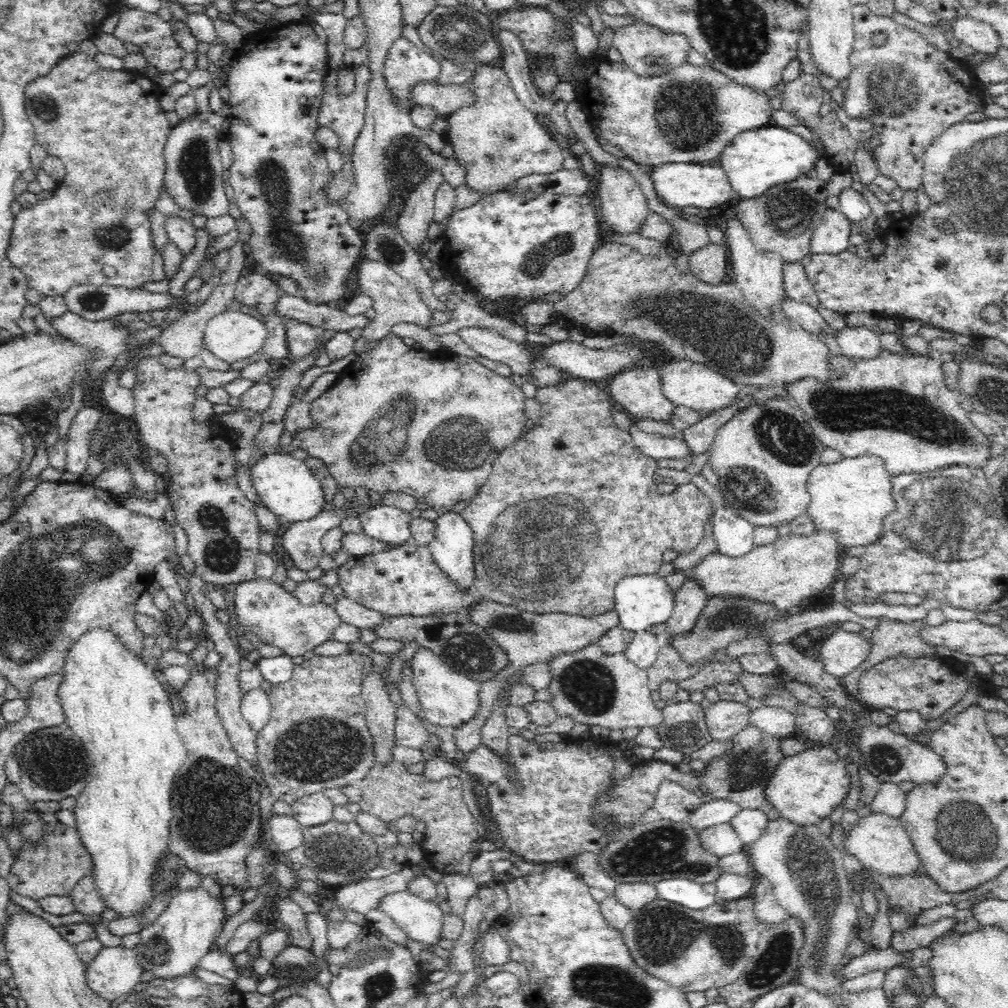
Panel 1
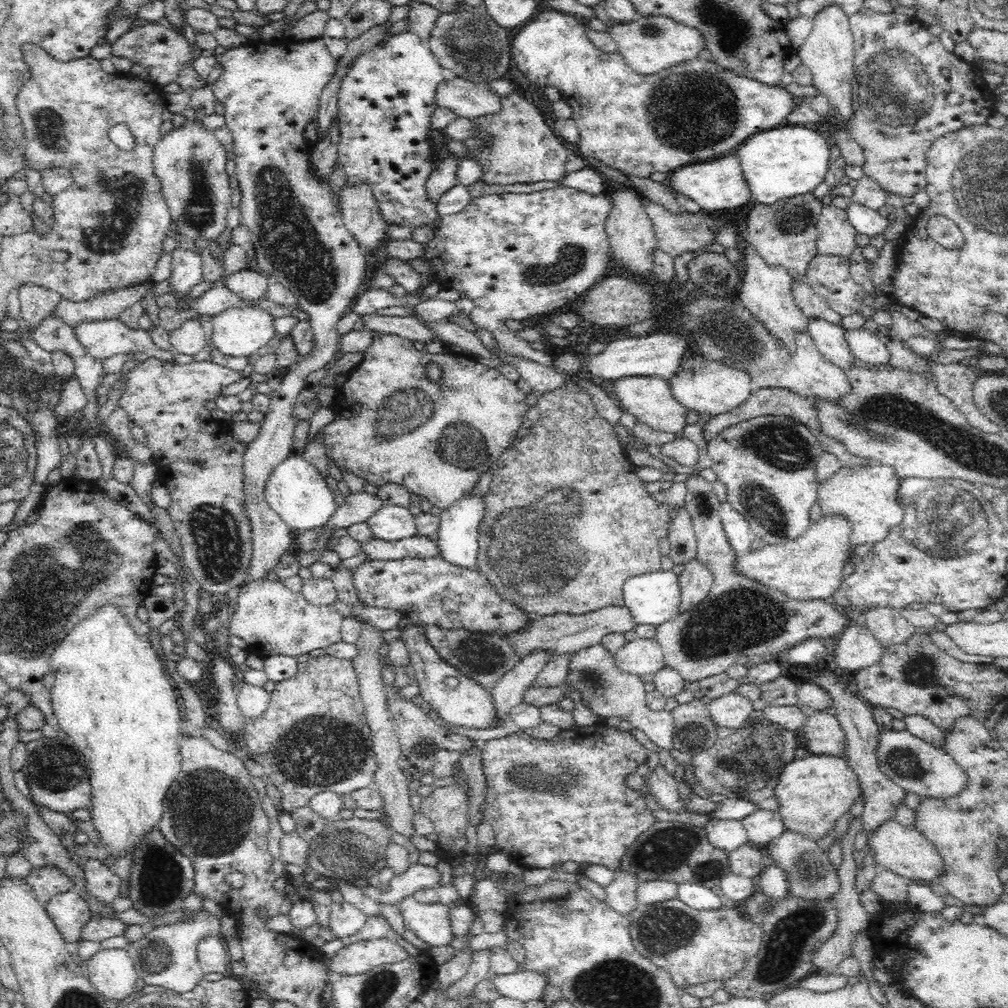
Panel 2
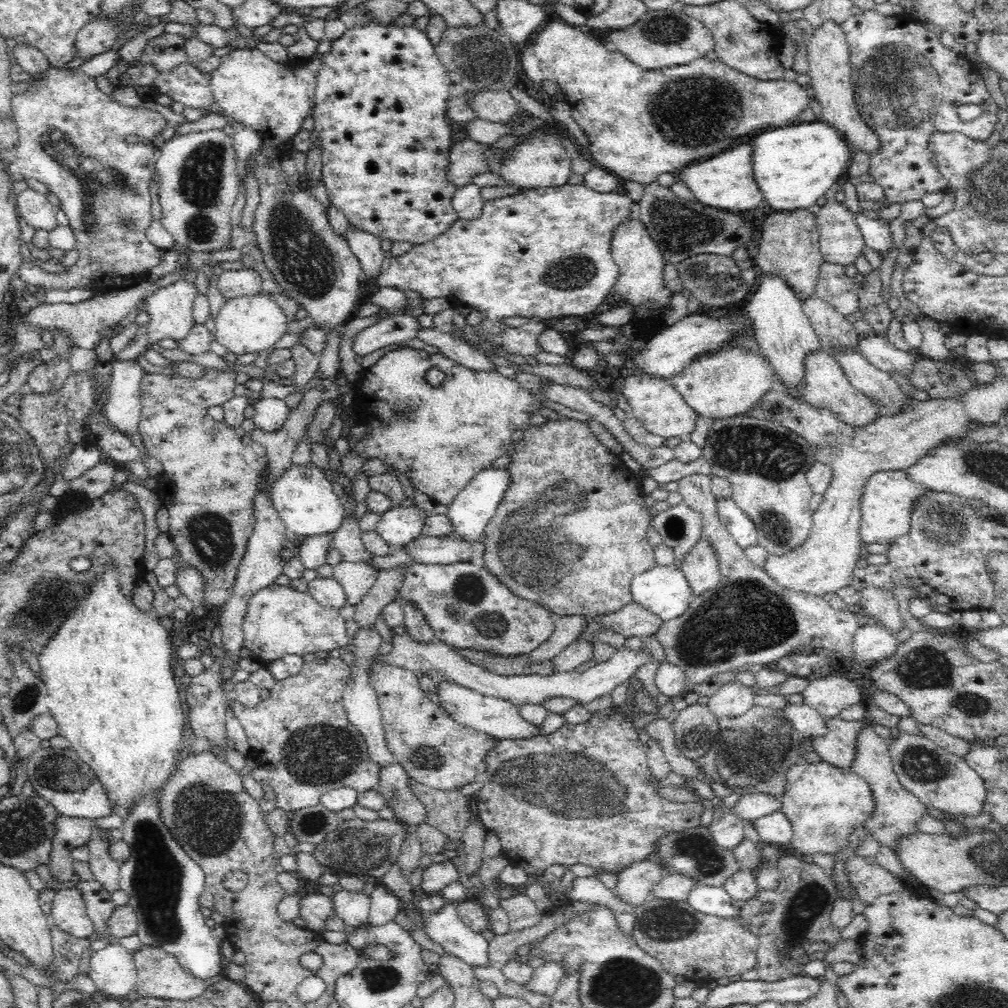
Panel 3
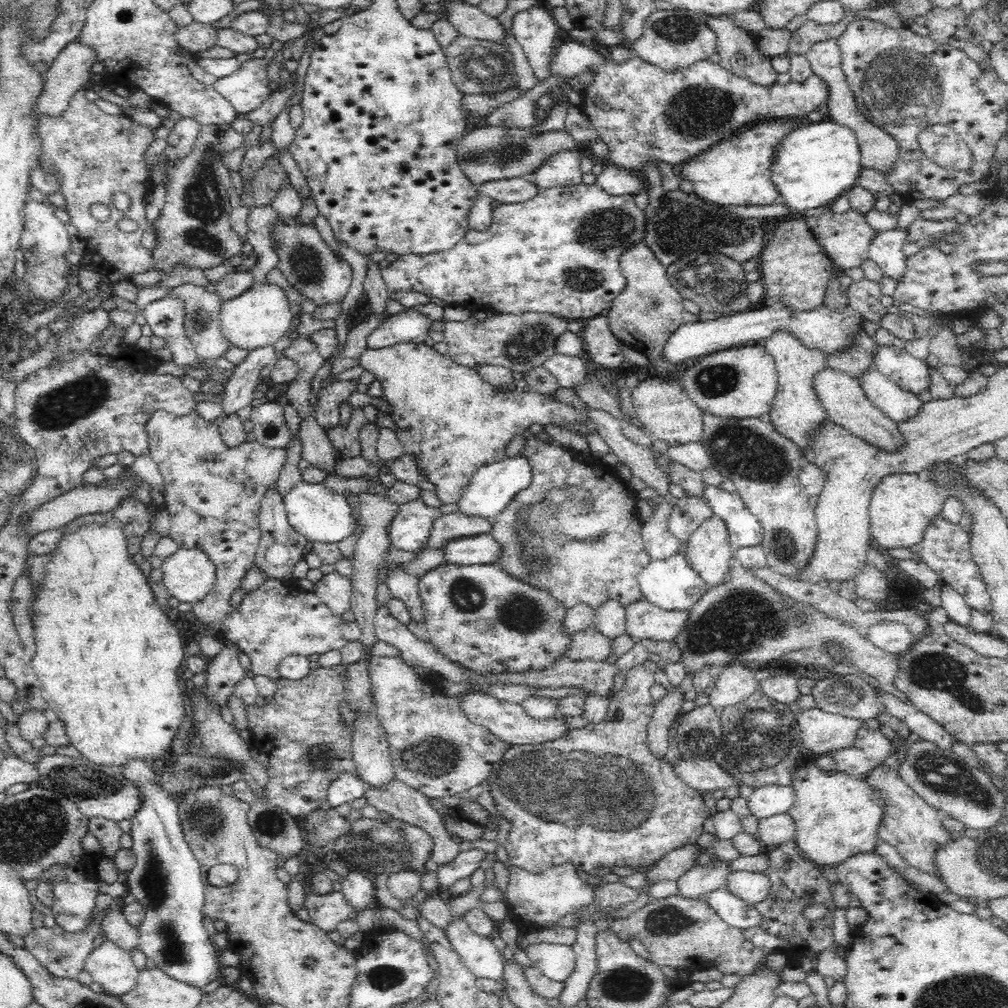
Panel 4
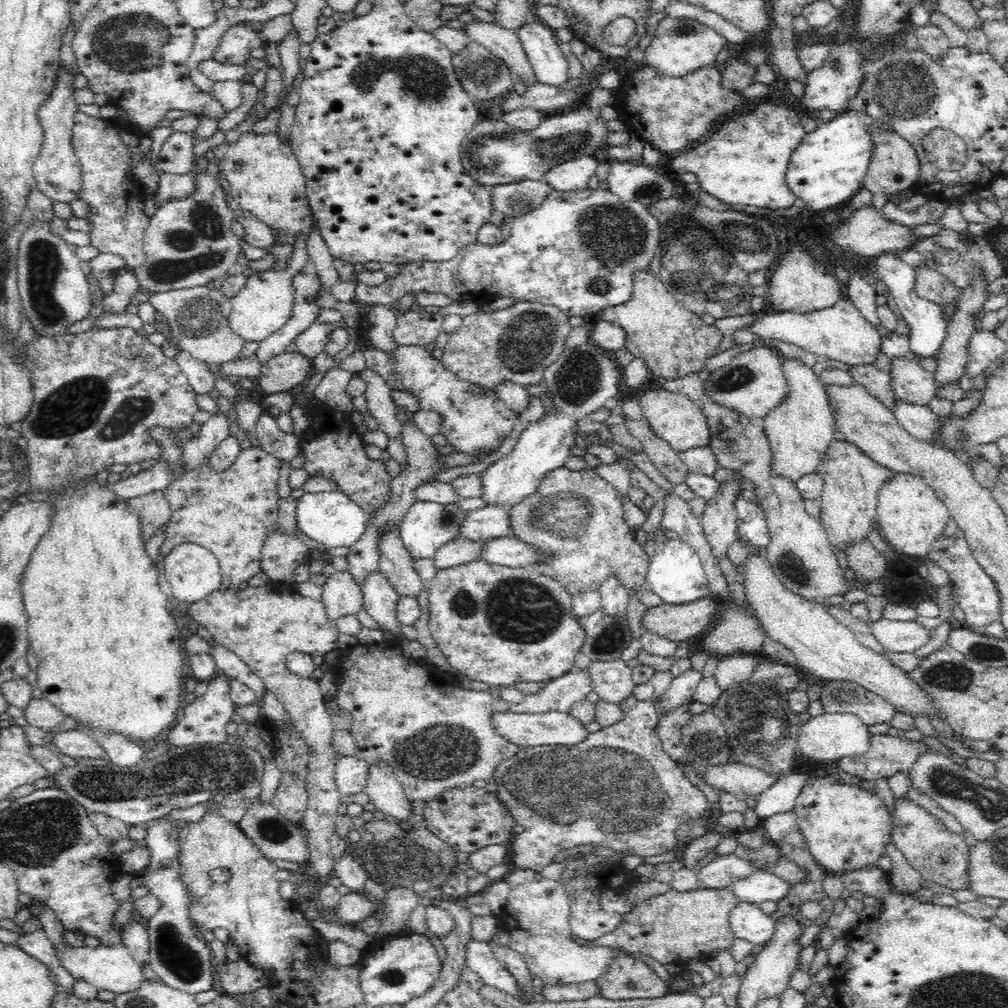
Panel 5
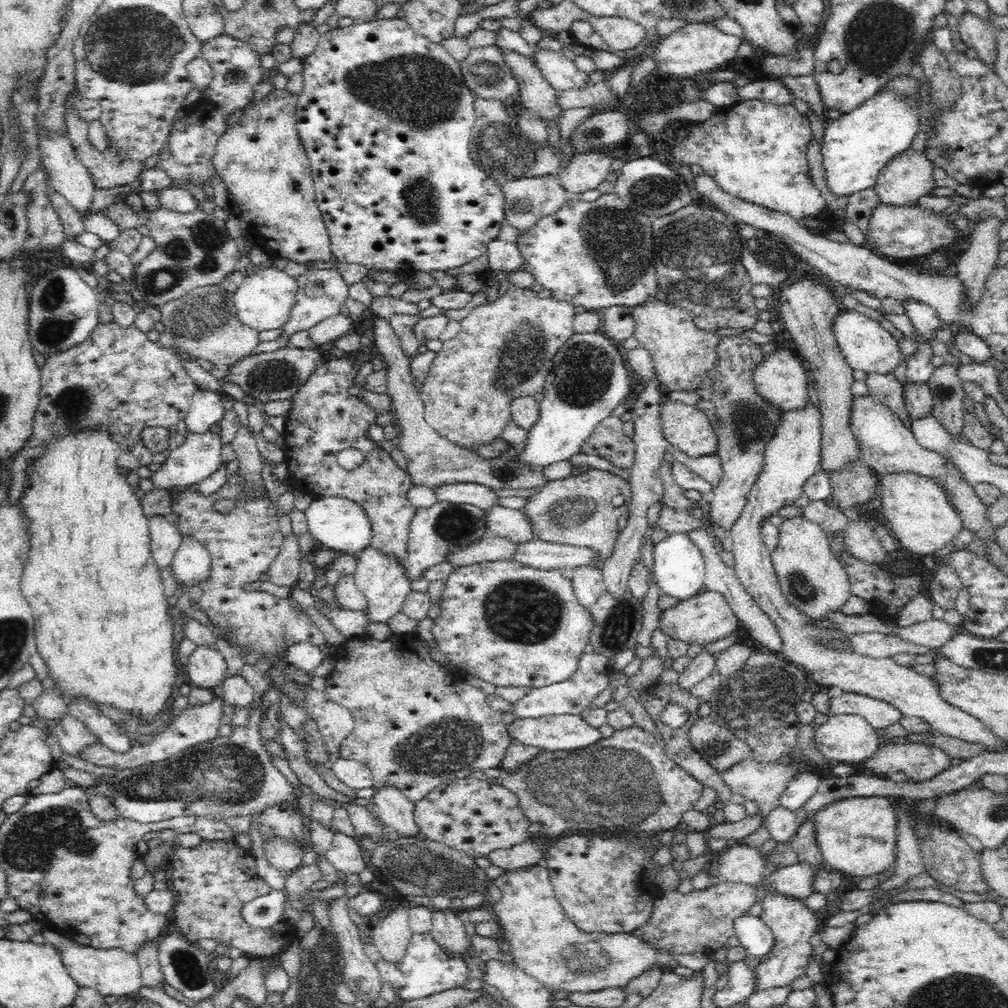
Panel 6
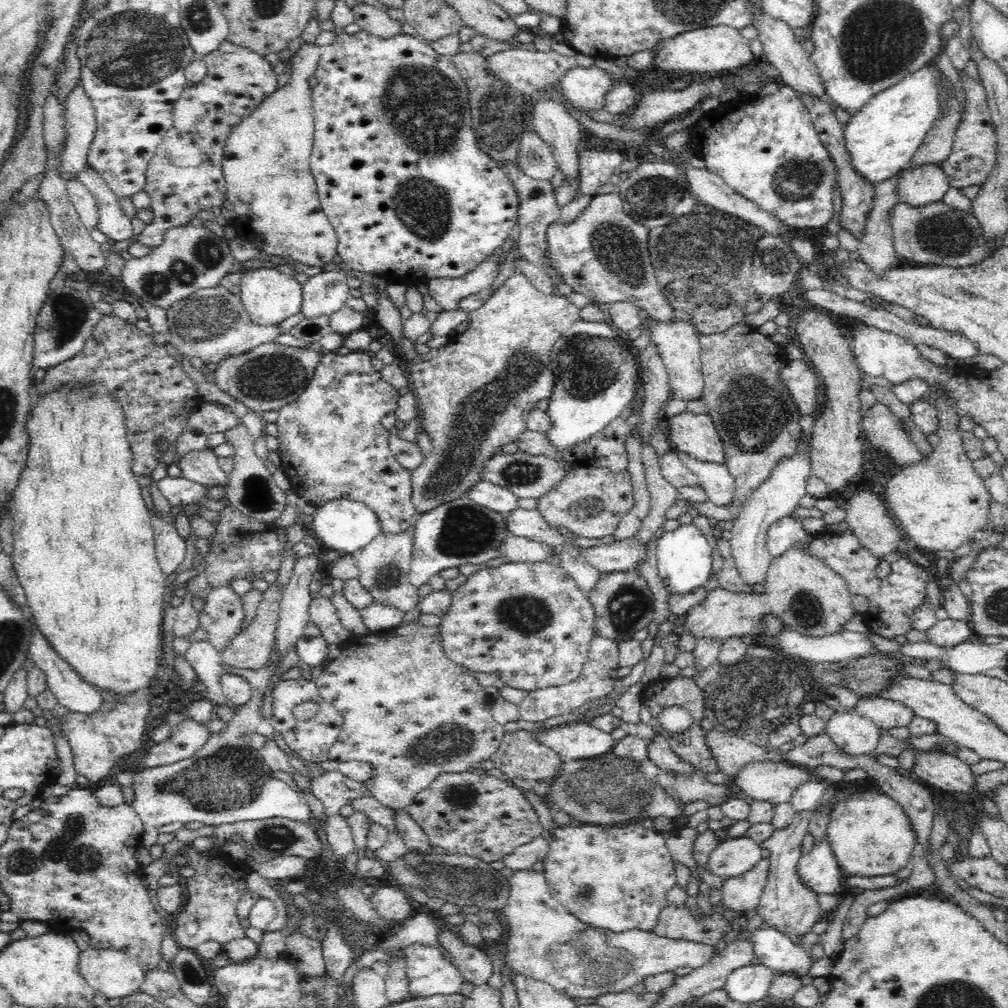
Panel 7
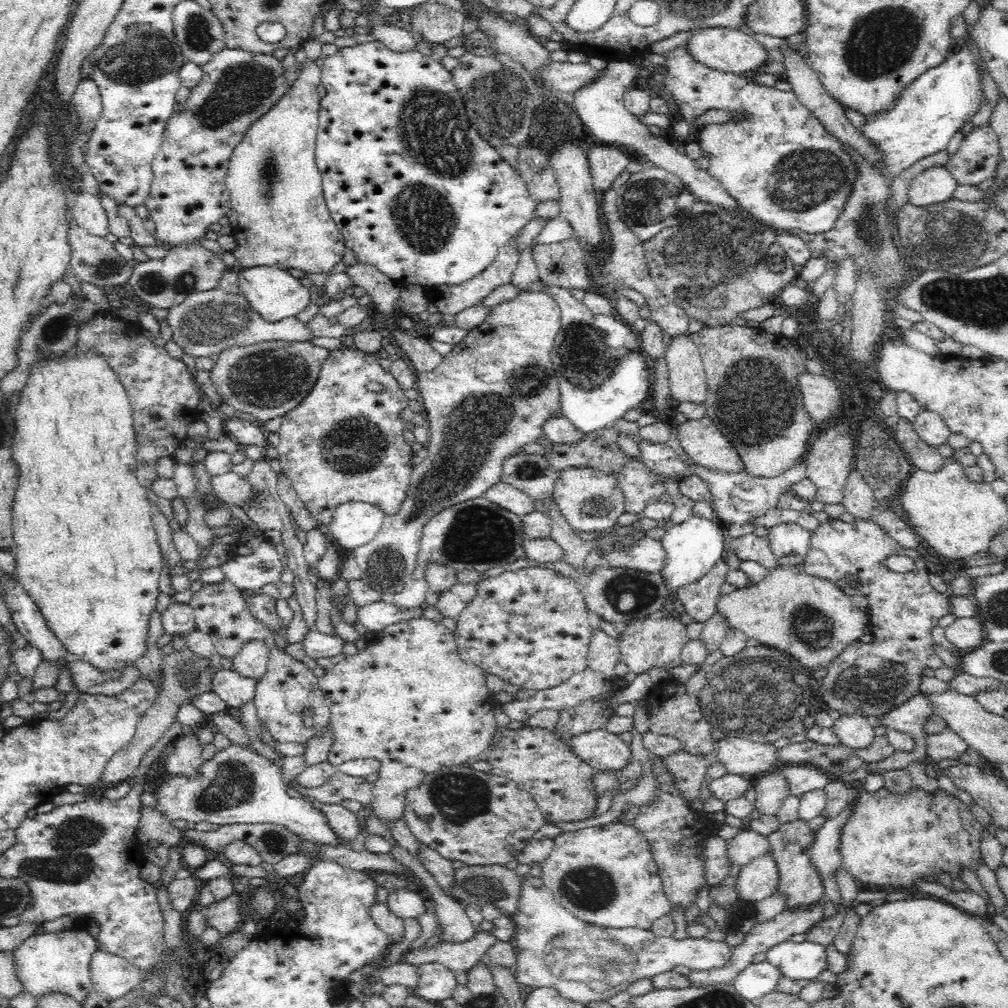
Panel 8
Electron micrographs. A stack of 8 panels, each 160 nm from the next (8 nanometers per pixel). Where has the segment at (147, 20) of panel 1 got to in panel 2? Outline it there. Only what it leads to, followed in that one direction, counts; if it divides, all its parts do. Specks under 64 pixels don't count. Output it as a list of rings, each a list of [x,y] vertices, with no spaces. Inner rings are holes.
[[[152,21],[141,27],[128,29],[113,43],[111,52],[116,56],[128,58],[132,64],[140,64],[144,70],[148,71],[150,82],[157,87],[164,87],[176,81],[190,61],[190,44],[186,41],[184,34],[172,30],[163,21]]]

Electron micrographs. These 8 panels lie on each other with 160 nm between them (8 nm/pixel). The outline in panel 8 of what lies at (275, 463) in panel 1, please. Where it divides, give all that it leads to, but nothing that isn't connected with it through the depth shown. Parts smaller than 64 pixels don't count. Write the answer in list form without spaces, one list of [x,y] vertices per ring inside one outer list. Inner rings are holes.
[[[345,502],[334,510],[328,537],[346,550],[365,546],[382,528],[385,514],[379,506],[366,502]]]

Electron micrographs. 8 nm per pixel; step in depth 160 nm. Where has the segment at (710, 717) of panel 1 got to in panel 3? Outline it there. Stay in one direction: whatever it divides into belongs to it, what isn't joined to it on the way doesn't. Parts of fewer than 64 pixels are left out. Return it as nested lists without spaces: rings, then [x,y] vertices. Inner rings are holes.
[[[738,681],[722,684],[708,697],[707,707],[717,718],[736,718],[754,706],[755,694],[752,688]]]

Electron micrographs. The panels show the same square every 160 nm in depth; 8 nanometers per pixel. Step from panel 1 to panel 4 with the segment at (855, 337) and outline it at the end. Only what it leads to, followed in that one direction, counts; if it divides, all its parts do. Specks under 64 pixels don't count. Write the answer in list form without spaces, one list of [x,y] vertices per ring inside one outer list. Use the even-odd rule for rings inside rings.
[[[879,346],[873,354],[872,366],[898,383],[902,389],[919,395],[930,386],[929,366],[905,349]]]

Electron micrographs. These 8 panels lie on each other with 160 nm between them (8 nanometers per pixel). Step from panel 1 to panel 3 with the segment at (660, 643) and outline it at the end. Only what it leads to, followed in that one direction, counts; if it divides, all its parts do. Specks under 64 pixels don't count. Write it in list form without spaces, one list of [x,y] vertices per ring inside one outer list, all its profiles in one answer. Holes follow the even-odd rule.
[[[393,633],[393,635],[390,653],[386,655],[378,653],[374,663],[391,664],[392,666],[411,671],[420,670],[422,674],[428,674],[430,677],[456,683],[470,690],[478,691],[480,694],[513,702],[518,706],[524,703],[541,704],[543,700],[556,697],[573,698],[580,703],[592,702],[592,700],[612,692],[616,686],[626,682],[640,666],[655,660],[648,649],[634,651],[622,645],[617,648],[616,654],[613,654],[606,662],[595,664],[581,673],[574,670],[552,673],[548,676],[540,674],[500,676],[484,670],[477,664],[468,662],[463,656],[456,654],[454,649],[442,640],[433,639],[430,642],[426,642],[426,644],[422,644],[412,640],[407,633],[402,635]]]

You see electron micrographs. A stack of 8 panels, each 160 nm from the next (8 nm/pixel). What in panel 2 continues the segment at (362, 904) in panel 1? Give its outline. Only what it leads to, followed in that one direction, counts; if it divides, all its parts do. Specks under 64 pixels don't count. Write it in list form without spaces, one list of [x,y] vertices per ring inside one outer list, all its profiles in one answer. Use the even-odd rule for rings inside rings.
[[[411,864],[405,868],[406,872],[394,876],[387,890],[376,890],[364,882],[364,894],[377,902],[384,904],[398,904],[400,901],[414,895],[424,888],[436,888],[441,879],[440,871],[436,867]]]

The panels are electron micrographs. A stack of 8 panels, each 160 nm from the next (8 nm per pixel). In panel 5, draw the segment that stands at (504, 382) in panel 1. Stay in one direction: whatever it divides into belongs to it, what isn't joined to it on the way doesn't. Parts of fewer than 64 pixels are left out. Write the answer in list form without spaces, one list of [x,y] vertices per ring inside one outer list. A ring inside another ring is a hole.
[[[366,346],[363,352],[364,361],[370,370],[377,372],[385,380],[391,390],[399,390],[406,394],[414,394],[418,397],[418,406],[420,411],[436,411],[442,417],[442,426],[439,434],[446,436],[448,446],[454,446],[456,452],[464,452],[468,456],[475,456],[482,459],[490,455],[502,444],[502,441],[512,432],[512,428],[516,426],[519,416],[514,410],[511,410],[502,400],[497,399],[495,393],[484,389],[478,389],[474,383],[464,381],[454,375],[450,370],[444,367],[441,360],[434,359],[430,350],[426,350],[426,346],[398,346],[396,350],[378,350],[374,346]]]

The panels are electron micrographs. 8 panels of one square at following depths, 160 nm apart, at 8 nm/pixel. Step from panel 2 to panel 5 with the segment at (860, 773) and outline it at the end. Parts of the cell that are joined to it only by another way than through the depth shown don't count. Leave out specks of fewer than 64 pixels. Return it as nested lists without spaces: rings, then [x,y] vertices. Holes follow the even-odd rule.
[[[906,796],[894,802],[891,842],[903,852],[909,864],[920,872],[923,882],[939,883],[953,891],[970,888],[970,877],[967,876],[970,846],[964,841],[962,833],[948,831],[930,812]]]

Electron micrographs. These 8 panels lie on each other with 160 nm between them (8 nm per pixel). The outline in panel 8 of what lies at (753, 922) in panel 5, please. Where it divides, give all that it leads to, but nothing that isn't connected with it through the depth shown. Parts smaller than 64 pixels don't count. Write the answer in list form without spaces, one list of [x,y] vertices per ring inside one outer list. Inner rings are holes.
[[[790,939],[771,946],[765,953],[767,961],[773,964],[782,975],[791,979],[814,979],[827,969],[826,946]]]

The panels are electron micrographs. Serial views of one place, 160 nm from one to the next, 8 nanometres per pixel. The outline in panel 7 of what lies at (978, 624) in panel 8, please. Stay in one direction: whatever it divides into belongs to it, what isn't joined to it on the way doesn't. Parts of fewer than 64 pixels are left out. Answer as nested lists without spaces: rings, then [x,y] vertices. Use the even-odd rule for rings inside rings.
[[[950,617],[937,620],[925,633],[929,643],[946,648],[976,637],[968,620],[952,620]]]

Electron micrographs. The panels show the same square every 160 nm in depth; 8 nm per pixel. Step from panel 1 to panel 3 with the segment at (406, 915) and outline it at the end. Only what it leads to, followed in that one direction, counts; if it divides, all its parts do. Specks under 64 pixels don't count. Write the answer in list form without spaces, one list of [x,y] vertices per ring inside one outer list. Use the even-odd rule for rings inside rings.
[[[447,903],[438,912],[430,913],[423,911],[421,928],[428,935],[430,940],[438,942],[445,952],[471,965],[488,966],[488,945],[489,942],[482,937],[481,933],[474,932],[468,925],[460,920],[455,903]]]

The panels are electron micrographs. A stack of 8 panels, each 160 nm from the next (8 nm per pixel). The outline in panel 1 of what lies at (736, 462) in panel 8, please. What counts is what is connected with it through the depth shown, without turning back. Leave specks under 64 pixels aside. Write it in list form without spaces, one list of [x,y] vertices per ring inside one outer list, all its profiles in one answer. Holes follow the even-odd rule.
[[[656,366],[636,367],[619,372],[610,382],[608,394],[614,406],[628,413],[634,420],[670,421],[672,419],[675,405],[662,395],[659,368]]]

